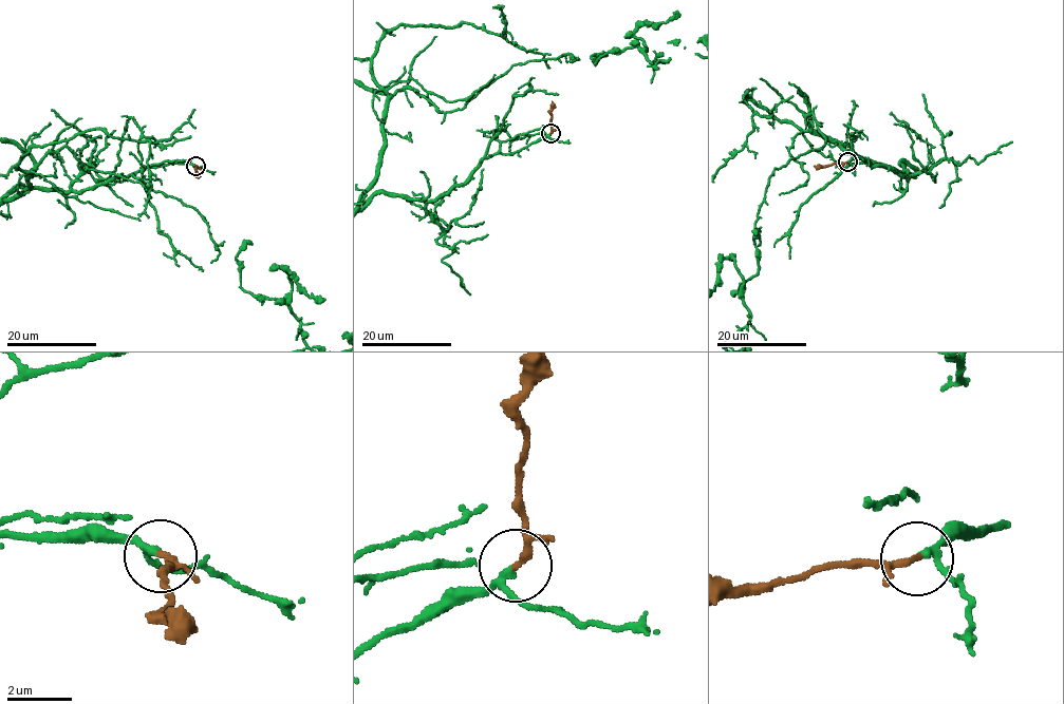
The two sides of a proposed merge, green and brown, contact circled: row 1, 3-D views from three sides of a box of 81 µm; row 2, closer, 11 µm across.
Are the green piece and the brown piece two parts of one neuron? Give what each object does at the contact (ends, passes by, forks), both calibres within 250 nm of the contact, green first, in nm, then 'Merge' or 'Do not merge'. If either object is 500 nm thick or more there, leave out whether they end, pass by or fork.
At the ring green passes by. At the ring brown passes by. Thickness 180 nm (green) against 160 nm. Merge

